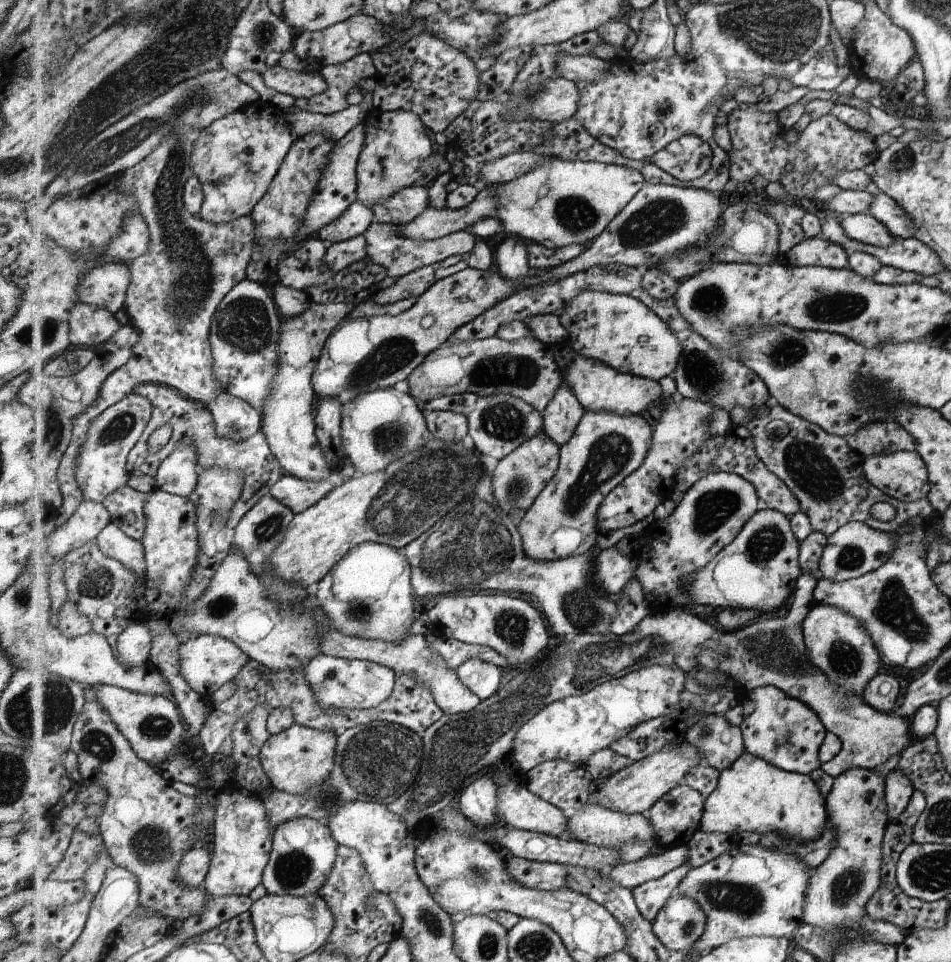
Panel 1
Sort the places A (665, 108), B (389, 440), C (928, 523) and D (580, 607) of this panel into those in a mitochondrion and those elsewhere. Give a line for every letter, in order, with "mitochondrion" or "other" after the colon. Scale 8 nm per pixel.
A: mitochondrion
B: mitochondrion
C: other
D: mitochondrion

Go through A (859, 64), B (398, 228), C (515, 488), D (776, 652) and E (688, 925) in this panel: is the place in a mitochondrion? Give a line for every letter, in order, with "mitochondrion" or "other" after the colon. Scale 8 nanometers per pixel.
A: other
B: other
C: mitochondrion
D: mitochondrion
E: mitochondrion

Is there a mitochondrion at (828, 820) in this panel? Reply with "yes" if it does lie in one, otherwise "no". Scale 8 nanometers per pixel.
no

